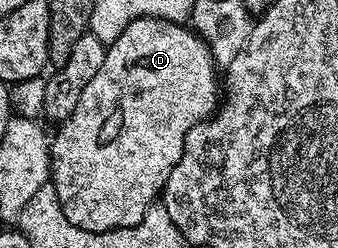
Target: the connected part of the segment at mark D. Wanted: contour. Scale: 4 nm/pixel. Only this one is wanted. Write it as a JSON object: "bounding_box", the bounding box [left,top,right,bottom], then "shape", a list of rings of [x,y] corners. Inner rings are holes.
{"bounding_box":[50,16,220,232],"shape":[[[148,16],[131,20],[108,47],[101,70],[97,70],[77,101],[77,110],[58,125],[59,133],[54,133],[50,183],[57,190],[65,218],[90,232],[137,226],[149,206],[160,199],[173,166],[177,166],[183,153],[185,134],[215,115],[220,103],[220,73],[209,46],[196,32],[183,24]]]}

